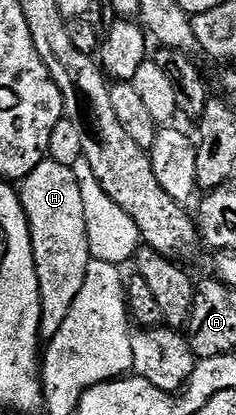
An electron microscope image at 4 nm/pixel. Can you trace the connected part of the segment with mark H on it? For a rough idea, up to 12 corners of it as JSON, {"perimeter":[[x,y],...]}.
{"perimeter":[[72,168],[19,185],[40,287],[40,335],[62,330],[93,260]]}

